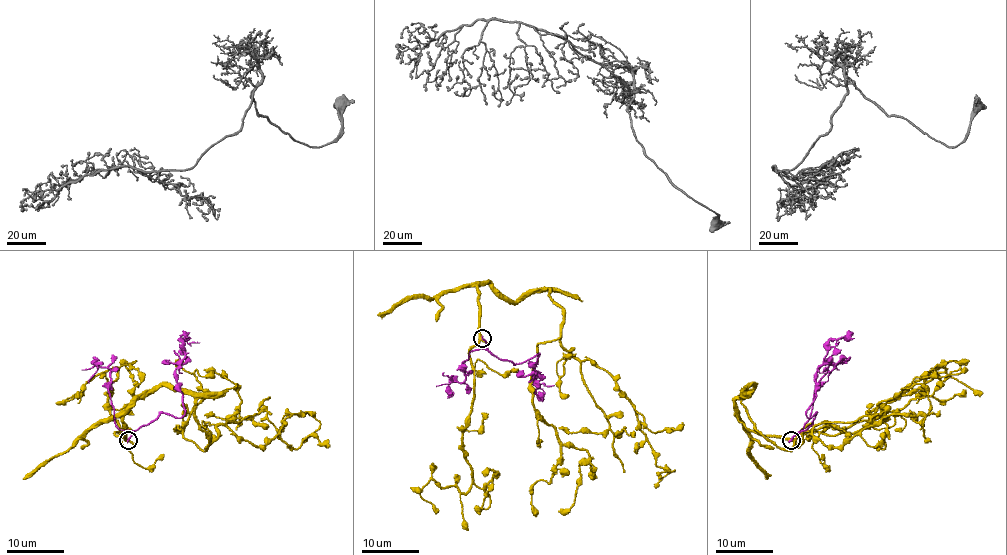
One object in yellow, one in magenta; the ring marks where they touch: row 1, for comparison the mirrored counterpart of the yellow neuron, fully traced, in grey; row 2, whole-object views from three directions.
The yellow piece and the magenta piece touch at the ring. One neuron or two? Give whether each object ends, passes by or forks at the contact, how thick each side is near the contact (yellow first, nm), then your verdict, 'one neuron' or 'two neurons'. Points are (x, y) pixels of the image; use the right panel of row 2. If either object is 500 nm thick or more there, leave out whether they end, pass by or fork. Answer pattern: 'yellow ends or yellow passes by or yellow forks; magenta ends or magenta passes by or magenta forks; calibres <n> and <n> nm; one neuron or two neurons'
yellow forks; magenta ends; calibres 320 and 280 nm; two neurons

